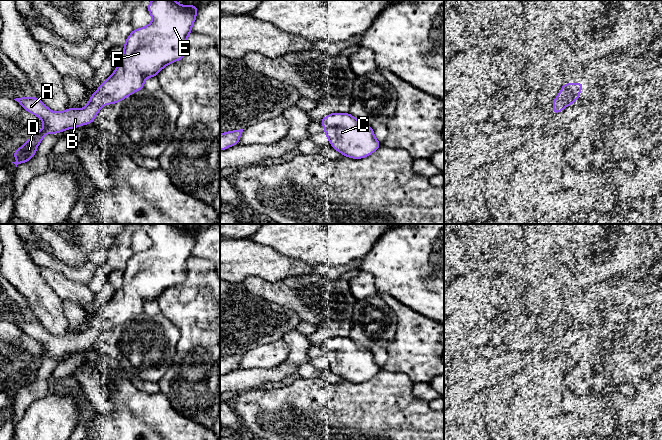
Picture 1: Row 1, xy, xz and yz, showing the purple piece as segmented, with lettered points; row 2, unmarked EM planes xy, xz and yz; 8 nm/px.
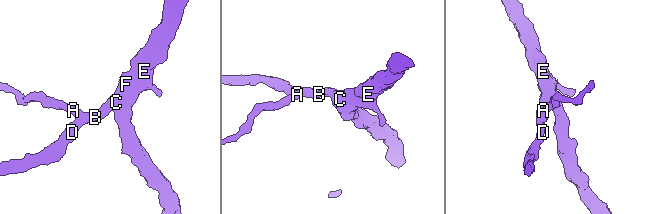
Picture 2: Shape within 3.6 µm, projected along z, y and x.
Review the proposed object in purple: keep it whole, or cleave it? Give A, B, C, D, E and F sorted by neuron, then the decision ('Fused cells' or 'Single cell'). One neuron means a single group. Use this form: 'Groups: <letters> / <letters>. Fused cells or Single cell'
Groups: A B C D E F. Single cell

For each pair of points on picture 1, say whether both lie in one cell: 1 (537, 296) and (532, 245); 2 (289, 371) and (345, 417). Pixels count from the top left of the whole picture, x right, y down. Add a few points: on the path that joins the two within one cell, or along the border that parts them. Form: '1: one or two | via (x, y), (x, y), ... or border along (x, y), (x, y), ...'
1: one | via (536, 283), (536, 258)
2: two | border along (293, 377), (289, 381)

